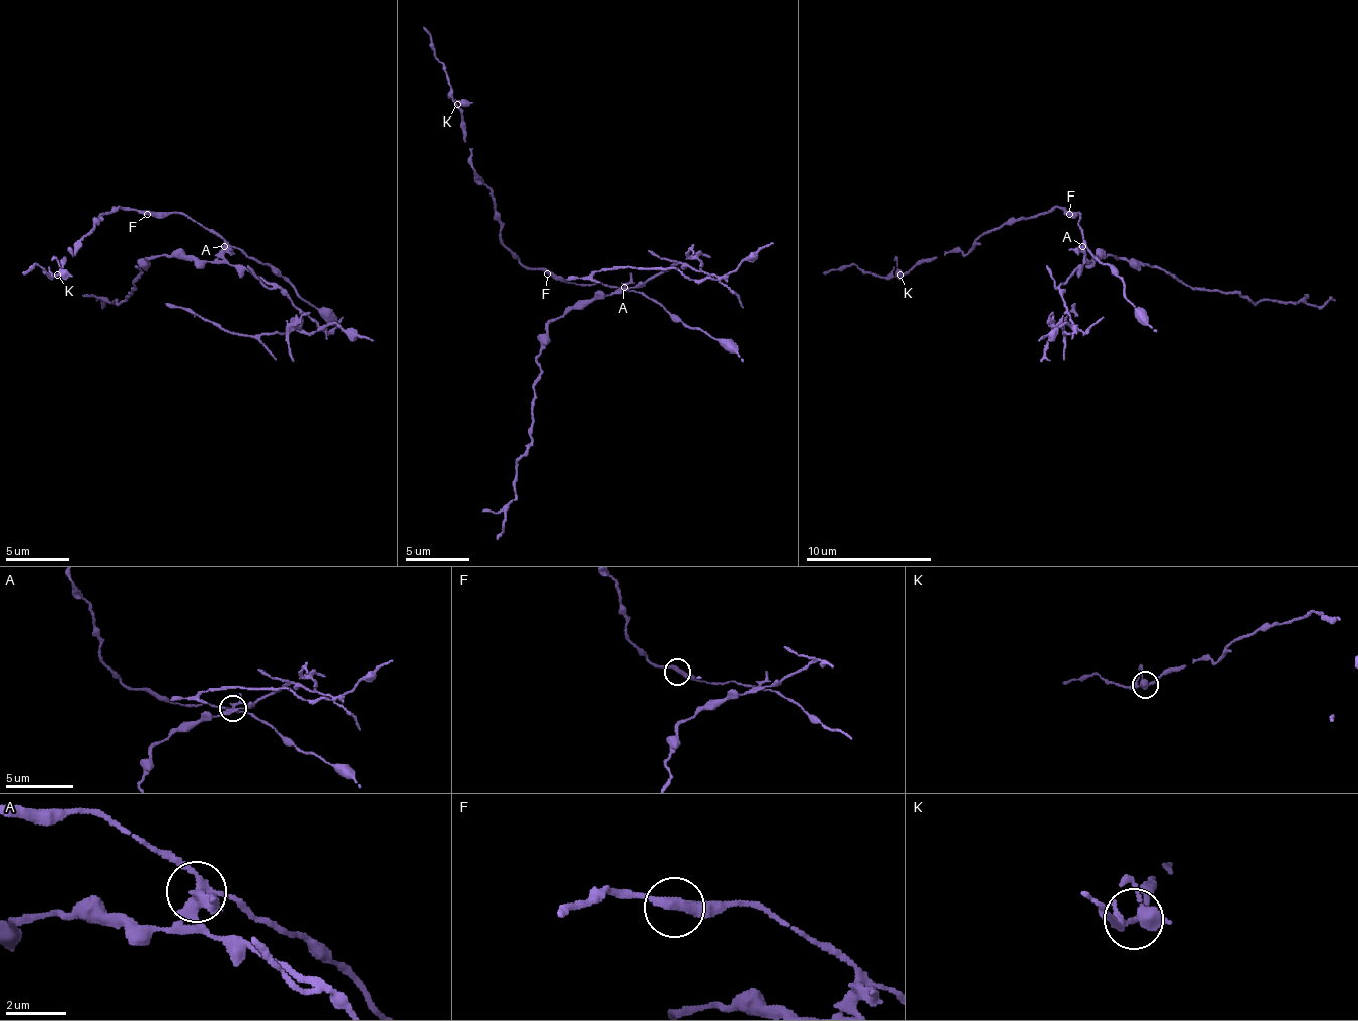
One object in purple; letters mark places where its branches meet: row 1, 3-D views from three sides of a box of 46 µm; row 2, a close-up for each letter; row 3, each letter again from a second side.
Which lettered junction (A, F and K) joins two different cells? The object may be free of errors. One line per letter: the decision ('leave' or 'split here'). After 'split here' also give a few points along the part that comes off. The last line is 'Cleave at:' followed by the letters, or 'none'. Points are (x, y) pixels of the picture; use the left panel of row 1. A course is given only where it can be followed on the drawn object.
A: split here | (223, 245), (210, 261), (153, 254), (138, 267), (141, 273), (132, 293), (119, 302), (103, 305), (96, 299)
F: leave
K: leave
Cleave at: A

